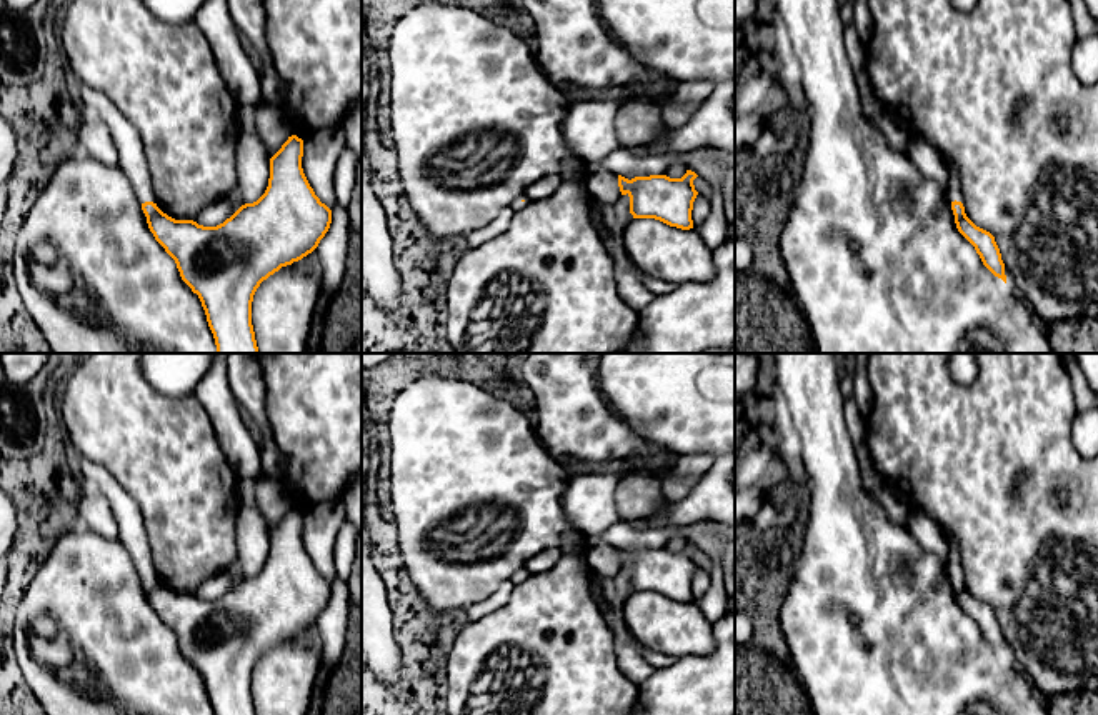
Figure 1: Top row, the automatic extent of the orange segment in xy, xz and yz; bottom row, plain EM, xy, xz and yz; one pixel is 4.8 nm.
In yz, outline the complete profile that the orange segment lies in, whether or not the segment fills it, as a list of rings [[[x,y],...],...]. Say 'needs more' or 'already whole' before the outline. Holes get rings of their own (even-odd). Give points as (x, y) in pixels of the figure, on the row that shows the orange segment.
already whole; [[[951,202],[951,210],[955,215],[955,223],[958,232],[975,247],[980,255],[983,265],[998,278],[1006,283],[1005,263],[1001,260],[1000,248],[995,242],[995,237],[976,227],[965,213],[965,207],[961,202]]]

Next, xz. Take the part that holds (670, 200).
already whole; [[[686,170],[681,178],[650,175],[628,180],[618,175],[618,187],[621,195],[630,197],[633,218],[655,218],[670,227],[690,230],[693,202],[698,195],[693,185],[696,177],[691,170]]]

